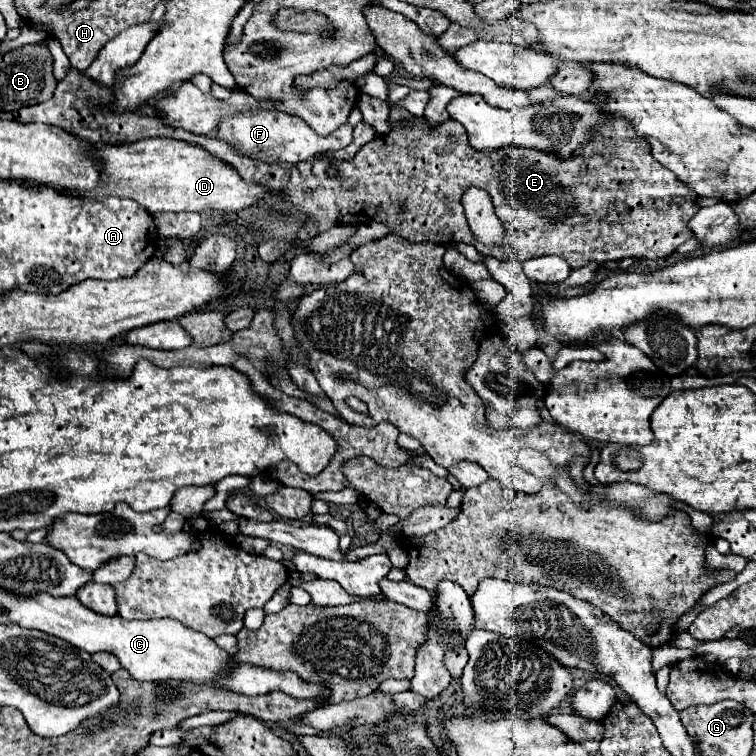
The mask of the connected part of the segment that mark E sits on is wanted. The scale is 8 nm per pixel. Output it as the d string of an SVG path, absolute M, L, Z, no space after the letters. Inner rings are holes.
M70 68L68 76L56 86L54 96L48 102L20 108L16 114L16 120L22 124L30 122L42 122L52 124L68 134L76 136L82 142L90 142L96 146L106 144L128 144L138 142L142 138L176 138L190 142L194 146L202 146L204 150L210 150L216 158L224 162L232 162L234 170L252 184L268 186L274 194L280 194L284 202L294 206L294 214L304 218L304 228L296 236L296 248L304 250L300 242L308 242L310 238L330 230L338 224L354 224L360 226L364 220L376 220L390 228L392 234L402 236L410 242L434 242L434 244L452 244L452 242L466 242L472 244L480 254L494 256L498 260L518 260L526 262L536 256L562 256L572 268L584 266L588 260L596 262L608 262L608 260L622 260L628 256L638 256L646 260L662 260L668 254L672 254L680 244L692 238L692 232L688 230L688 220L700 206L696 204L696 194L688 190L682 182L676 182L672 178L670 170L664 170L660 162L656 162L636 138L632 124L624 122L622 118L606 120L604 126L600 126L600 132L594 134L584 148L574 150L568 158L556 156L552 150L538 150L538 148L520 148L520 146L506 146L500 150L474 150L468 142L468 136L464 134L464 128L458 126L456 120L446 120L432 128L432 124L422 116L406 116L406 110L390 108L390 120L400 124L402 118L412 120L412 128L398 128L394 126L388 134L376 136L372 142L368 142L354 160L350 162L336 162L336 170L340 174L338 178L332 178L328 174L332 162L330 160L304 160L298 164L280 164L280 166L268 166L264 162L256 162L250 158L240 158L234 150L228 150L224 142L216 142L216 138L204 138L198 134L188 134L186 130L168 130L158 118L146 118L138 116L134 112L112 112L110 102L114 100L112 92L108 88L96 86L94 82L88 82L80 72ZM466 186L476 186L486 190L492 196L496 216L500 218L508 244L504 246L486 246L474 238L470 232L470 226L464 216L462 208L462 192ZM402 206L408 206L406 212L402 212Z

